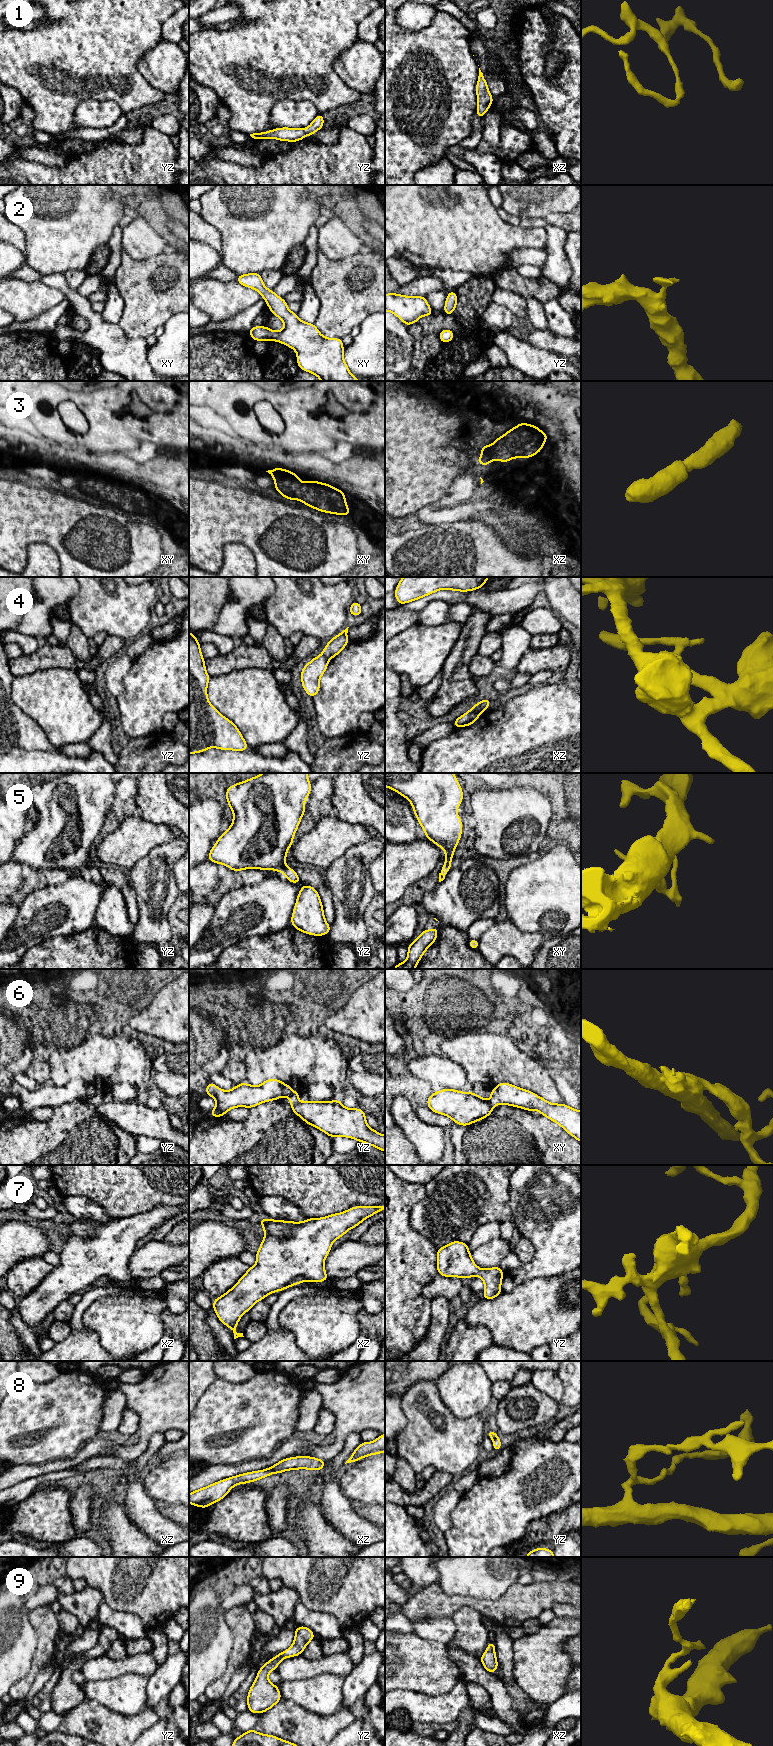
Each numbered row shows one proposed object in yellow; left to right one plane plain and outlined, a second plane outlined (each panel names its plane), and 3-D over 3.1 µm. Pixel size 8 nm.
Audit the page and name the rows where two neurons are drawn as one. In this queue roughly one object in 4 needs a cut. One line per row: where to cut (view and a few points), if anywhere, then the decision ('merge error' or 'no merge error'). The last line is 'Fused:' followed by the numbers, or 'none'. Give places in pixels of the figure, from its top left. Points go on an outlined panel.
1: cut none; no merge error
2: cut none; no merge error
3: cut none; no merge error
4: cut xz (468, 711), (479, 713); merge error
5: cut none; no merge error
6: cut yz (296, 1100), (291, 1103); merge error
7: cut none; no merge error
8: cut xz (268, 1468), (273, 1472); merge error
9: cut none; no merge error
Fused: 4, 6, 8

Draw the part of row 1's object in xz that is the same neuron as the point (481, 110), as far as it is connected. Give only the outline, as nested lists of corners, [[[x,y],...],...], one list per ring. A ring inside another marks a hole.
[[[480,68],[476,85],[476,94],[478,107],[475,113],[477,117],[482,119],[485,113],[489,110],[489,106],[494,102],[494,99],[489,92],[487,82],[484,79],[483,73],[481,72]]]

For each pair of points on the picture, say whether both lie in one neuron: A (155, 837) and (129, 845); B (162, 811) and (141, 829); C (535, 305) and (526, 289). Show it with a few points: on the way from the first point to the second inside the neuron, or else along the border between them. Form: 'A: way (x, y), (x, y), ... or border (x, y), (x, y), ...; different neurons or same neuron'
A: way (149, 837), (137, 837), (135, 839); same neuron
B: border (137, 814), (153, 822), (165, 823), (170, 827); different neurons
C: border (525, 297), (535, 297), (542, 304); different neurons

